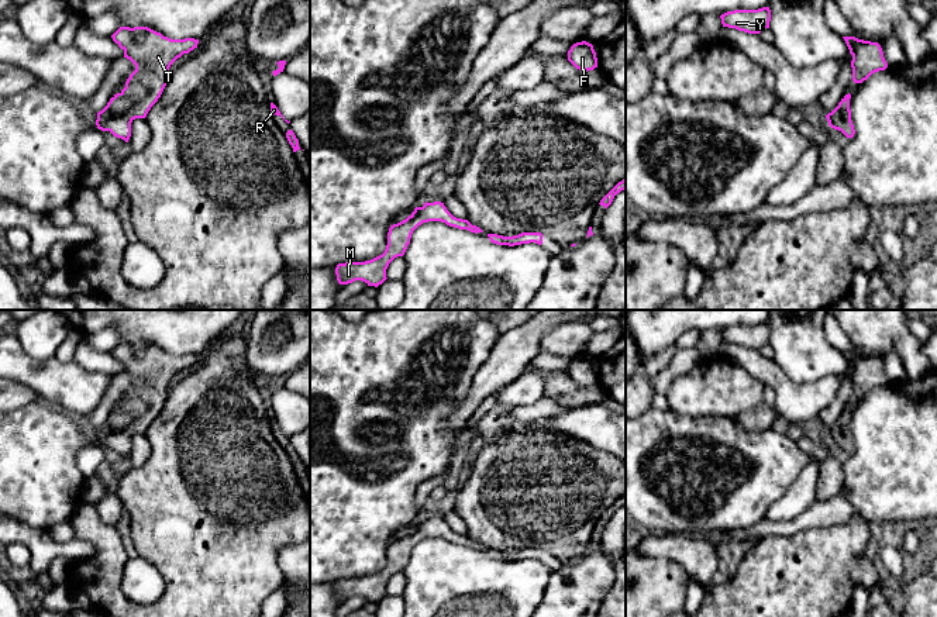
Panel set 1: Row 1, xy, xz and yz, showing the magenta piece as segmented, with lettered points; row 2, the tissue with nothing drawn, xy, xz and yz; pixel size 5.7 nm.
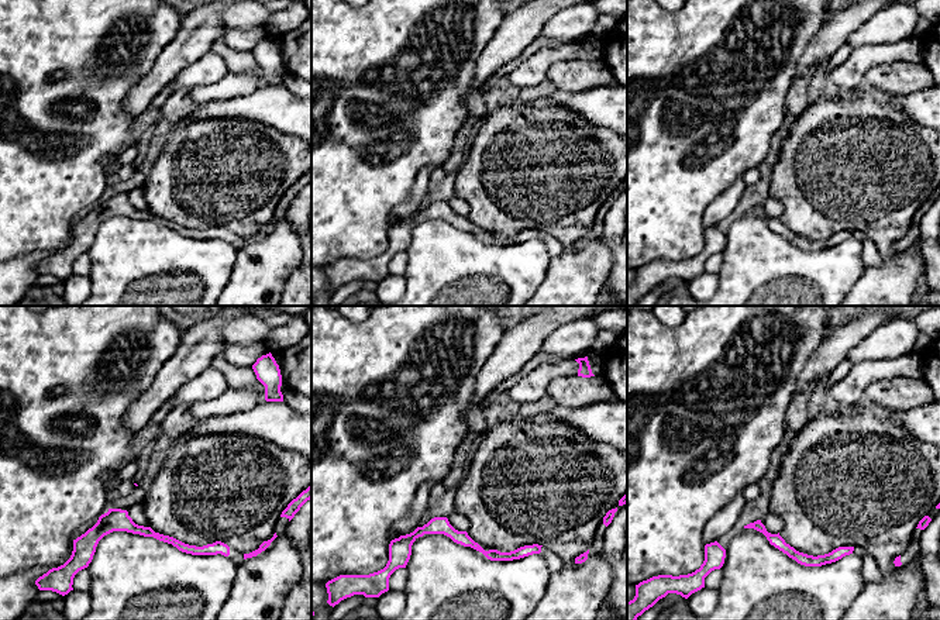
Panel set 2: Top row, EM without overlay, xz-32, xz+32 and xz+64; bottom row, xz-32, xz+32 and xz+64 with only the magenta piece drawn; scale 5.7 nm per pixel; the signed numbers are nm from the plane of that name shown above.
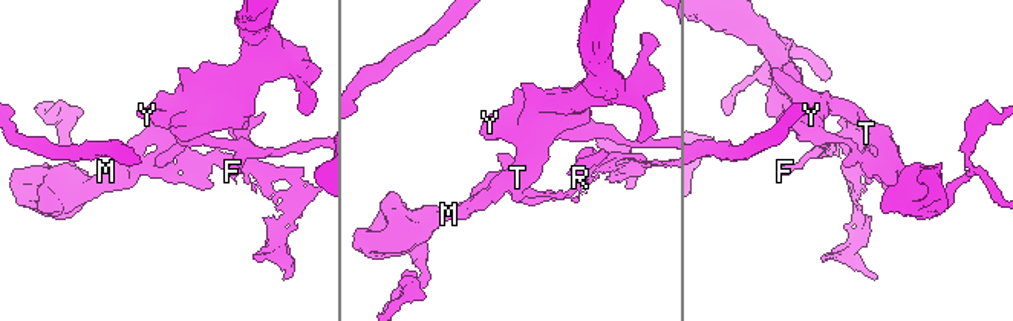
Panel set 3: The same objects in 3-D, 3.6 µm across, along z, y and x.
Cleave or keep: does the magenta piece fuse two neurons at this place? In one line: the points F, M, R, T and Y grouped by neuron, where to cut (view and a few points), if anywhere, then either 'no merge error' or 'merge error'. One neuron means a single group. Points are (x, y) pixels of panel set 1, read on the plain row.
F R / M T Y; cut in xz along (427, 523), (438, 536); merge error

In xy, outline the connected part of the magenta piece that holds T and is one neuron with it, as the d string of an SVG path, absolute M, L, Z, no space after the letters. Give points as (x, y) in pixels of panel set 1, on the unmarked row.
M120 342L113 356L124 366L124 373L135 380L120 411L110 414L97 428L96 441L101 447L130 455L131 438L145 434L161 413L170 380L183 369L197 363L199 355L170 355L148 342Z

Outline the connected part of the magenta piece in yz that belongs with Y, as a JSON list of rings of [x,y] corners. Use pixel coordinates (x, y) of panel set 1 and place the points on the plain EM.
[[[762,323],[758,325],[734,325],[720,331],[723,342],[736,344],[748,349],[759,349],[769,344],[771,325]]]

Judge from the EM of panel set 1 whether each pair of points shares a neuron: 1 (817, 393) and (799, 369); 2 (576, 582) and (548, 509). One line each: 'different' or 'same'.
1: different
2: different

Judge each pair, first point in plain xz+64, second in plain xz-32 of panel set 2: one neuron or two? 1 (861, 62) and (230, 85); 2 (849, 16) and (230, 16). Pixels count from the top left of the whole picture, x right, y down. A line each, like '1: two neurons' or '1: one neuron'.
1: two neurons
2: two neurons

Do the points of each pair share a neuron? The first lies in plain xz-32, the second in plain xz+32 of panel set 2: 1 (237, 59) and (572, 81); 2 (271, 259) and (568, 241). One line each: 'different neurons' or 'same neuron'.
1: same neuron
2: different neurons

